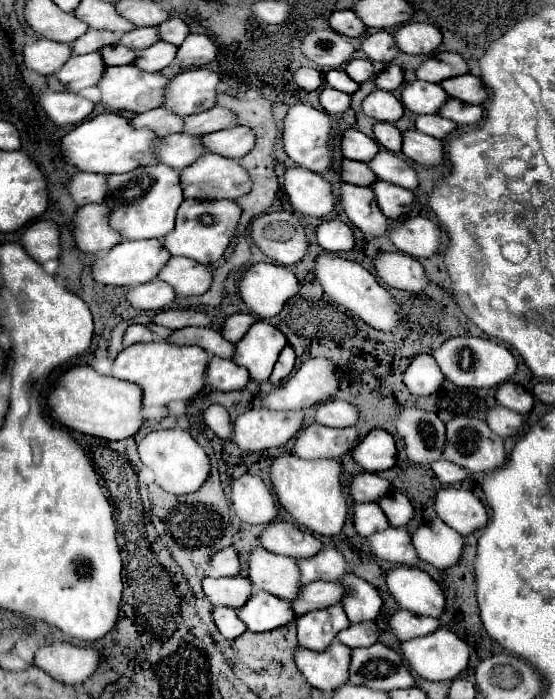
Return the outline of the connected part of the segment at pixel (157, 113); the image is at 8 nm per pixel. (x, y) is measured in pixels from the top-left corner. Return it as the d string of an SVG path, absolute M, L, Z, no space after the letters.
M154 108L154 110L148 110L148 112L136 114L132 118L132 126L134 128L148 128L148 130L156 132L158 136L168 136L168 134L180 132L182 118L172 116L170 112L164 112L164 108Z

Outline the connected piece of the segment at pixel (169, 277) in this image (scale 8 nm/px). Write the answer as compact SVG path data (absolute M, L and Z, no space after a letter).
M174 256L158 272L158 280L170 284L178 296L200 296L212 286L212 268Z

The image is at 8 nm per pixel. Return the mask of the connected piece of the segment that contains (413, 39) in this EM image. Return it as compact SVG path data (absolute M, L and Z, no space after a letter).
M408 22L394 32L394 42L406 54L430 56L432 52L438 50L438 46L442 42L442 34L432 24Z

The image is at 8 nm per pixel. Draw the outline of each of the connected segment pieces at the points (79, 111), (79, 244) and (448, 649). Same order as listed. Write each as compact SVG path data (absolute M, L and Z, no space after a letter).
M72 92L44 94L40 98L40 106L46 112L48 120L52 120L56 126L80 124L94 110L94 102Z
M86 204L78 208L72 220L72 236L76 248L86 254L106 252L122 242L122 236L116 236L112 228L108 228L108 208L104 208L104 204Z
M438 628L432 634L414 638L414 640L406 640L400 644L402 656L406 658L410 670L414 674L418 674L420 678L426 680L454 680L466 666L468 666L468 658L470 658L470 650L468 644L462 642L454 632L446 630L446 628Z

